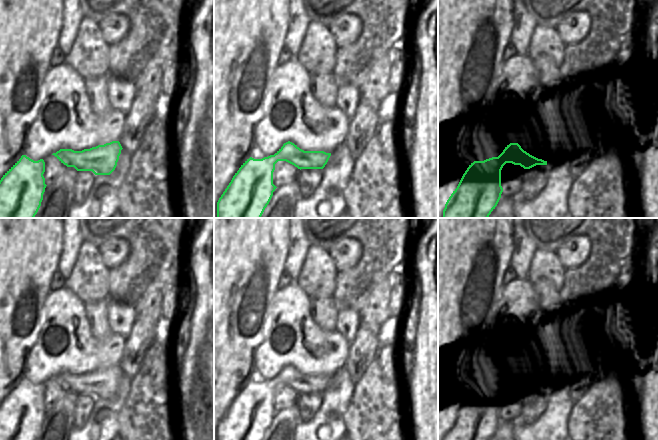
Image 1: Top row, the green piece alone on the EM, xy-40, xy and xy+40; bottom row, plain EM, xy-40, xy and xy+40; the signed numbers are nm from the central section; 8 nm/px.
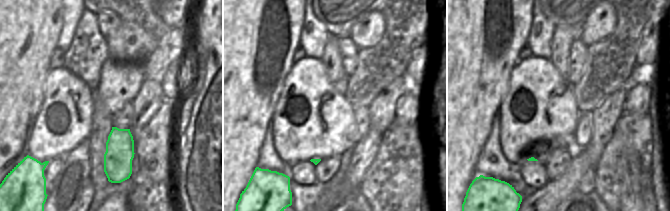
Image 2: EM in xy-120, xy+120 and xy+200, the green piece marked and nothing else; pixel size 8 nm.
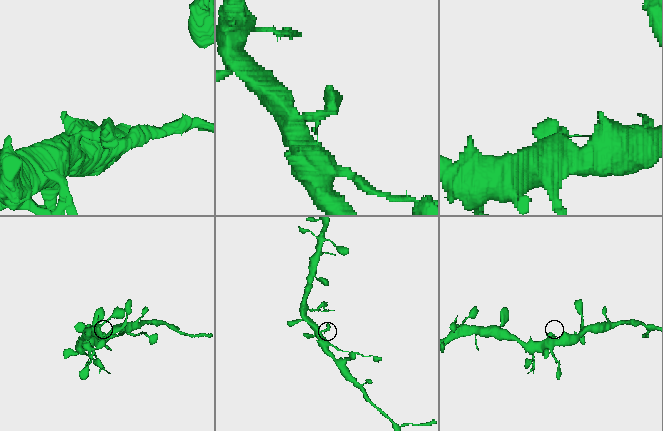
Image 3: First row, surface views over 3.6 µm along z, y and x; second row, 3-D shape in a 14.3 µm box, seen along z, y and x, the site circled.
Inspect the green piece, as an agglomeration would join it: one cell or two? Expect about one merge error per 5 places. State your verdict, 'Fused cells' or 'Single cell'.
Single cell.

